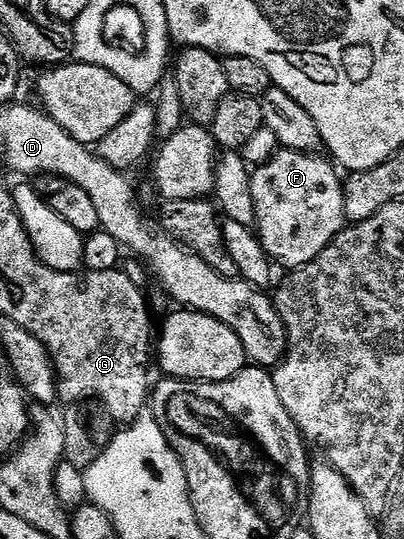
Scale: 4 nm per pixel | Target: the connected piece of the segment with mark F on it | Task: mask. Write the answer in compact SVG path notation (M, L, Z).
M281 148L265 165L257 165L252 169L252 194L256 212L254 228L269 257L277 266L285 265L288 271L300 269L306 263L318 259L318 255L322 255L328 244L346 228L341 174L327 156L320 156L302 153L299 149Z

